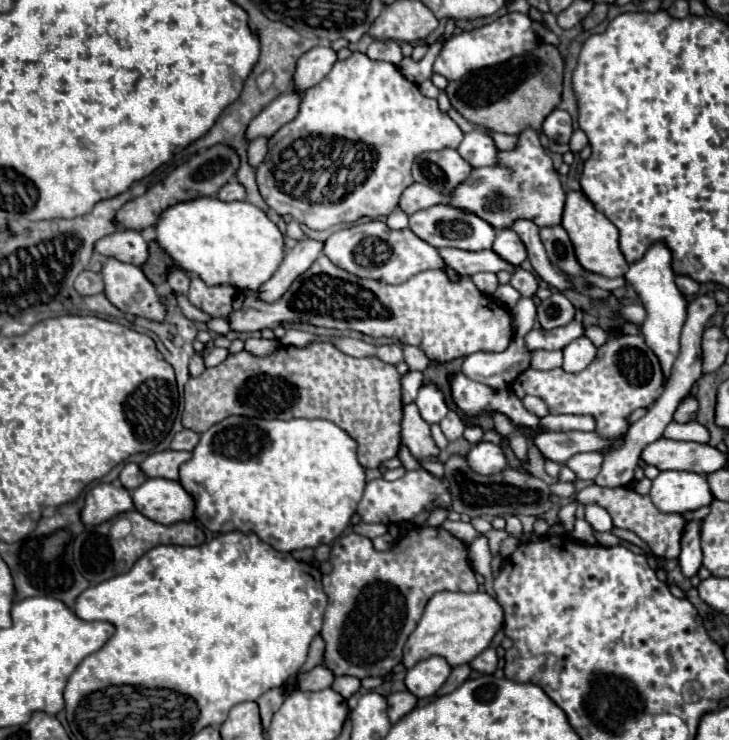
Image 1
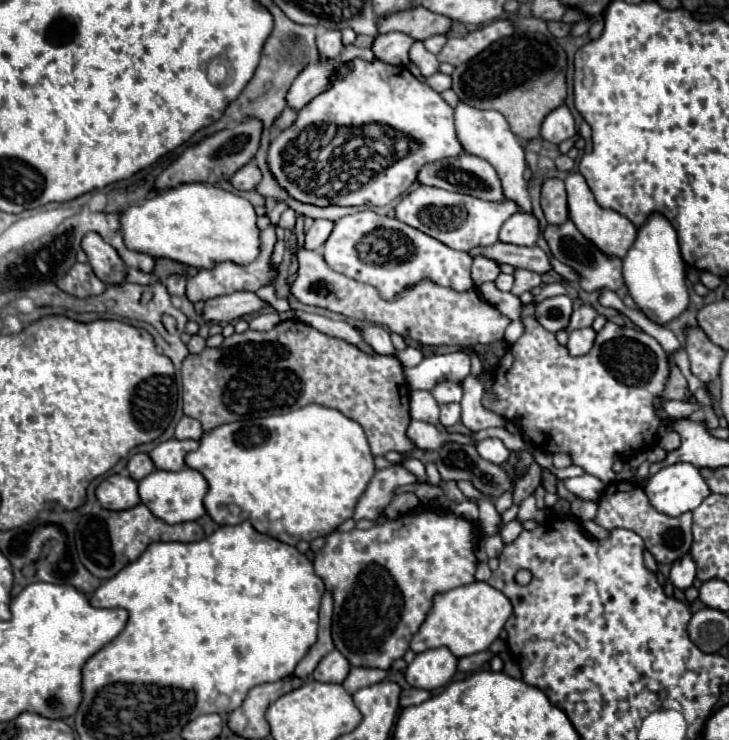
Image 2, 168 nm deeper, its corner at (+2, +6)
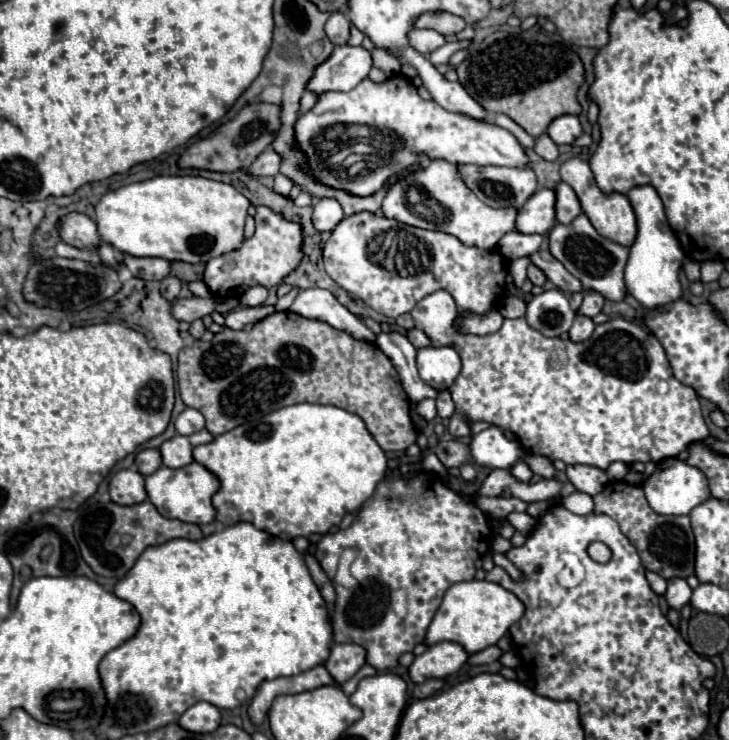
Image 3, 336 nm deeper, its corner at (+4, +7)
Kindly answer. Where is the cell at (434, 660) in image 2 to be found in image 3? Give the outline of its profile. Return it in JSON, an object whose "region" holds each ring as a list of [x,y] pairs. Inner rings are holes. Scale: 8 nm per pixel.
{"region":[[[438,642],[430,646],[424,654],[416,656],[410,664],[410,680],[416,684],[422,684],[430,678],[446,678],[468,660],[468,654],[464,648],[456,642]]]}

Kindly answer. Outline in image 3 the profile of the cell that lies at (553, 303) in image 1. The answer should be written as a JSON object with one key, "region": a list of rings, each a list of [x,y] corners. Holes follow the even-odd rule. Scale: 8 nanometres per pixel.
{"region":[[[546,290],[534,296],[526,308],[526,320],[544,336],[562,336],[570,330],[576,312],[570,308],[562,290]]]}

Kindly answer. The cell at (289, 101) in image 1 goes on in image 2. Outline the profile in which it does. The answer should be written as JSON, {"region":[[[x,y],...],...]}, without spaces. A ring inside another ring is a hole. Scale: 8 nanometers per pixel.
{"region":[[[318,59],[310,63],[292,83],[286,101],[288,107],[300,111],[304,105],[308,105],[314,97],[322,95],[332,87],[332,83],[340,77],[340,69],[350,69],[352,61],[342,61],[342,59]]]}

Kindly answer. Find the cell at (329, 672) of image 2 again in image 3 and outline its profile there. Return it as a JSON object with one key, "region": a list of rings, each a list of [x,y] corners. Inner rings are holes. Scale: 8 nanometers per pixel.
{"region":[[[334,644],[330,648],[330,656],[324,662],[324,668],[334,678],[336,684],[344,684],[350,680],[360,666],[364,664],[364,648],[356,644]]]}

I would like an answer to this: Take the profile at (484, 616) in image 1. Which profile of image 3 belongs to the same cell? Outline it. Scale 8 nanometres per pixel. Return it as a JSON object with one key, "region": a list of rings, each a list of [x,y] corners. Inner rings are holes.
{"region":[[[488,580],[458,582],[452,588],[448,588],[448,592],[444,594],[438,612],[432,624],[428,626],[424,644],[432,646],[442,640],[448,640],[460,644],[468,654],[474,654],[488,646],[494,646],[508,632],[508,628],[516,620],[520,620],[522,614],[524,614],[524,604],[500,584]]]}

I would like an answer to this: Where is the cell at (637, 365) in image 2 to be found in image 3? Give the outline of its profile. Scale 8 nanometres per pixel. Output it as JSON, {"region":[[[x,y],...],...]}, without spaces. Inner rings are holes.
{"region":[[[438,290],[422,298],[410,314],[416,328],[420,328],[434,346],[454,346],[462,358],[462,372],[450,388],[452,400],[456,402],[456,412],[448,422],[448,432],[456,438],[470,434],[470,428],[462,420],[462,414],[466,414],[472,420],[486,420],[500,428],[512,430],[522,448],[530,454],[606,470],[616,460],[632,464],[674,458],[686,444],[702,440],[710,434],[700,412],[696,392],[674,378],[662,344],[656,336],[634,322],[624,318],[608,320],[598,324],[586,342],[578,344],[572,340],[540,336],[540,332],[528,328],[524,318],[504,320],[502,328],[494,334],[464,336],[452,326],[458,316],[458,308],[446,290]]]}

